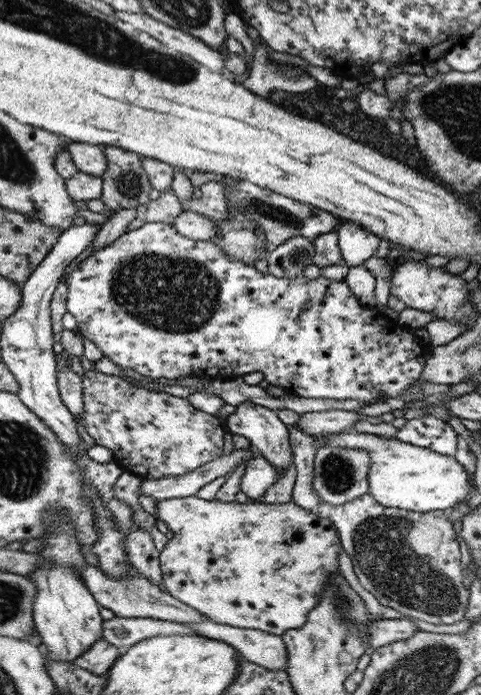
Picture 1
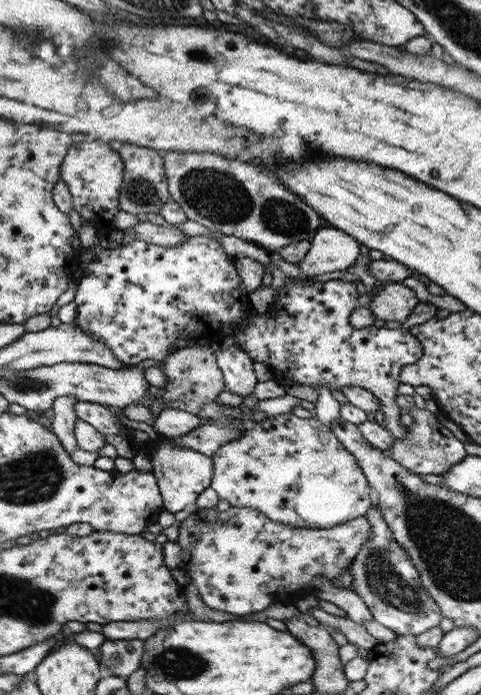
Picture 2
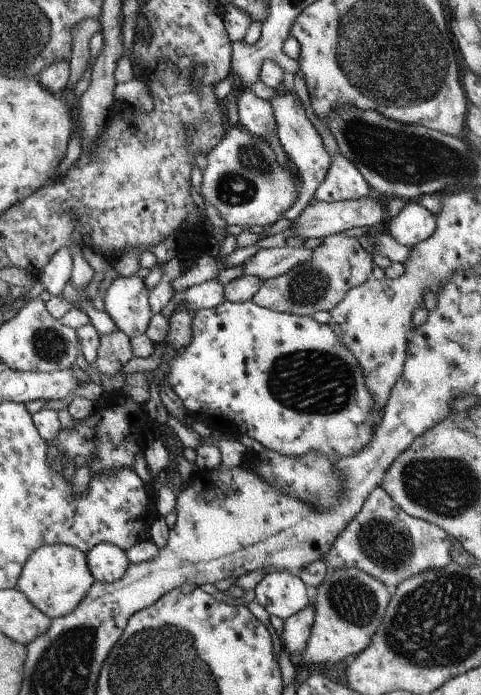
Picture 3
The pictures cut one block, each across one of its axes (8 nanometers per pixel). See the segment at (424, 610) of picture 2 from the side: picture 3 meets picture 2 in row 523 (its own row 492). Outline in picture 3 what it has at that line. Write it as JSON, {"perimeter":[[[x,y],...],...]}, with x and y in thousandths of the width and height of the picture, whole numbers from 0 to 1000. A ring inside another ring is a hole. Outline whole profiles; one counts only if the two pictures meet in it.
{"perimeter":[[[790,701],[775,702],[751,732],[730,745],[730,750],[705,765],[690,778],[688,790],[669,799],[667,806],[682,810],[692,820],[736,816],[796,842],[823,843],[850,829],[881,823],[890,819],[925,816],[938,806],[933,791],[938,783],[929,768],[900,754],[850,744],[840,740],[800,711]]]}

